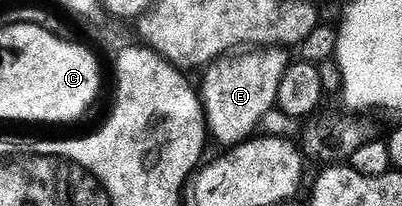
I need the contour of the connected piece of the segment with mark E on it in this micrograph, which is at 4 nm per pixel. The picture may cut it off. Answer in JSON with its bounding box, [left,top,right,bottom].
[200,45,290,145]

